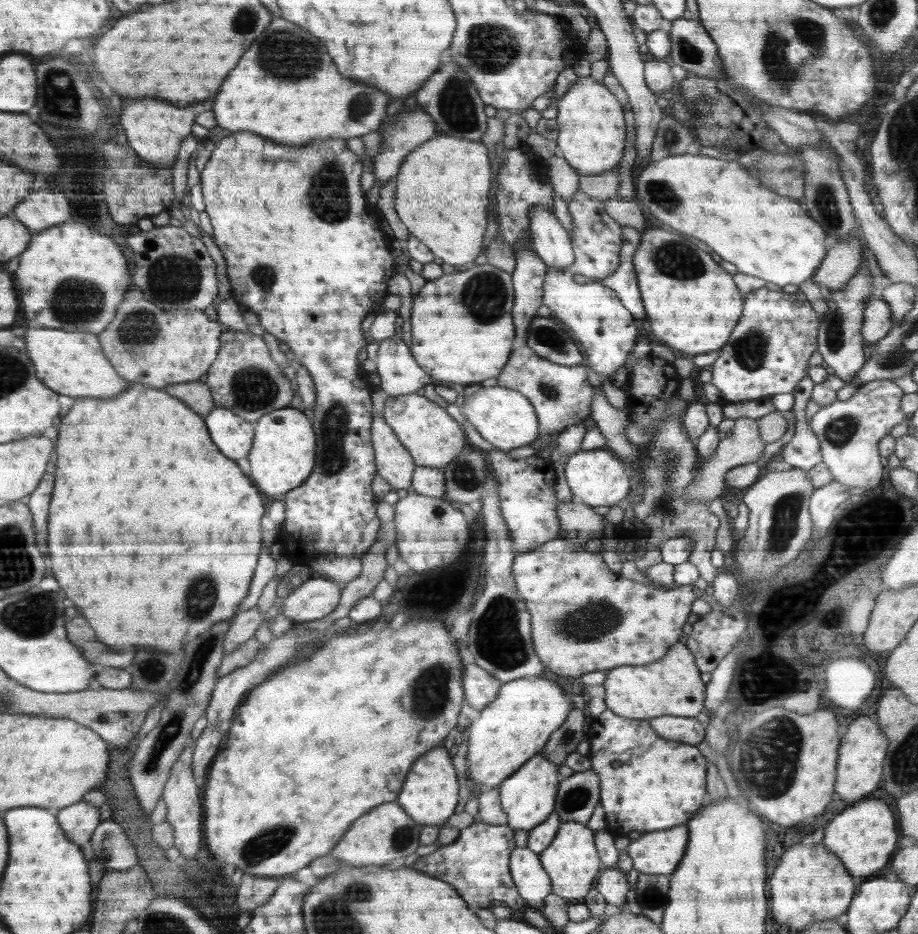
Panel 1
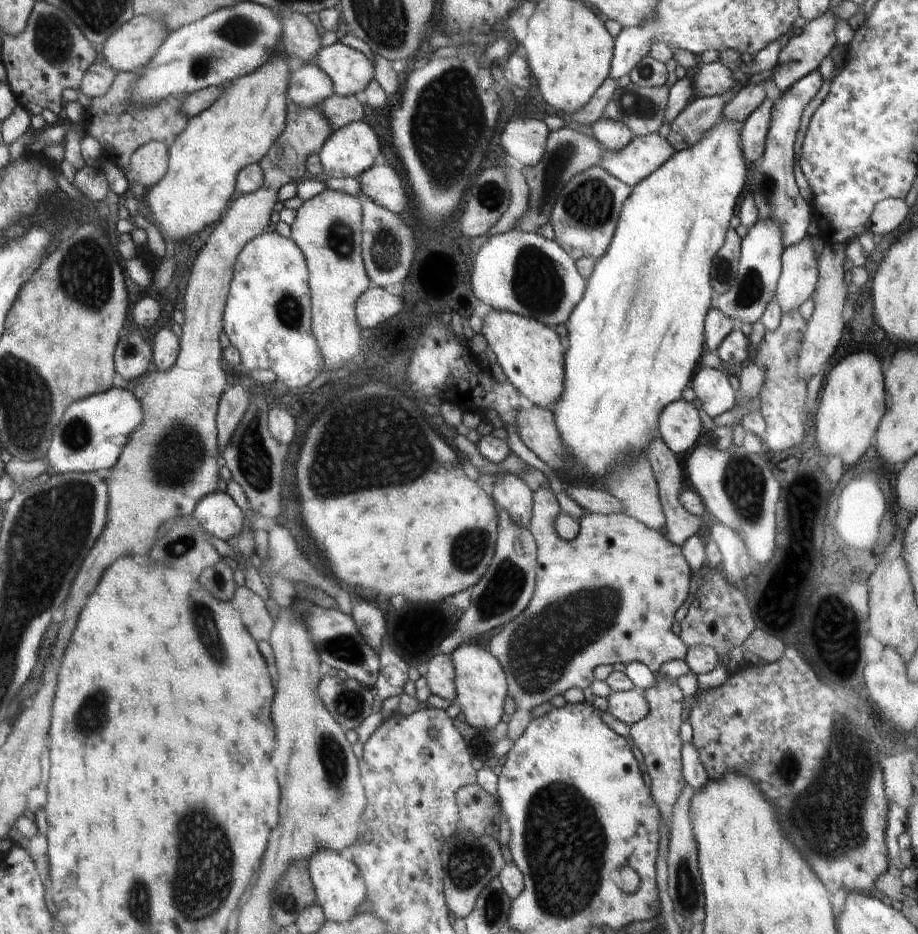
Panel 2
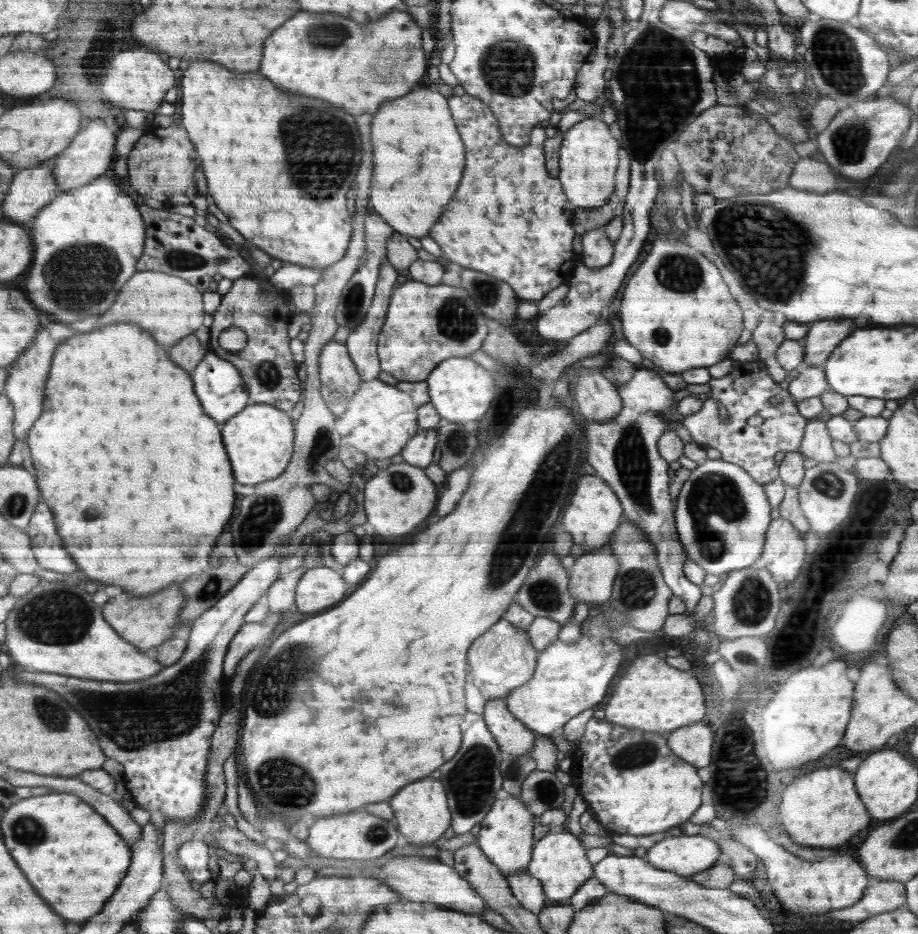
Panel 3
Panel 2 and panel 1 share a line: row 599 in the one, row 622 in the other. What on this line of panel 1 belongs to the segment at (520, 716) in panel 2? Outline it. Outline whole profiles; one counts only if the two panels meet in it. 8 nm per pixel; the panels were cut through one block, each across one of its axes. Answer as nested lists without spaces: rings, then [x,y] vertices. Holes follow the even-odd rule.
[[[559,537],[540,544],[538,548],[522,554],[516,554],[512,572],[517,583],[517,590],[526,600],[526,608],[531,618],[531,636],[538,659],[548,670],[578,678],[578,674],[605,671],[618,666],[657,663],[670,652],[680,640],[682,626],[692,614],[692,602],[698,598],[694,594],[694,585],[673,586],[670,589],[658,589],[644,586],[644,583],[630,584],[624,580],[626,594],[622,594],[622,604],[614,594],[614,582],[619,574],[608,570],[602,555],[588,552],[584,548],[574,550],[566,540]]]

